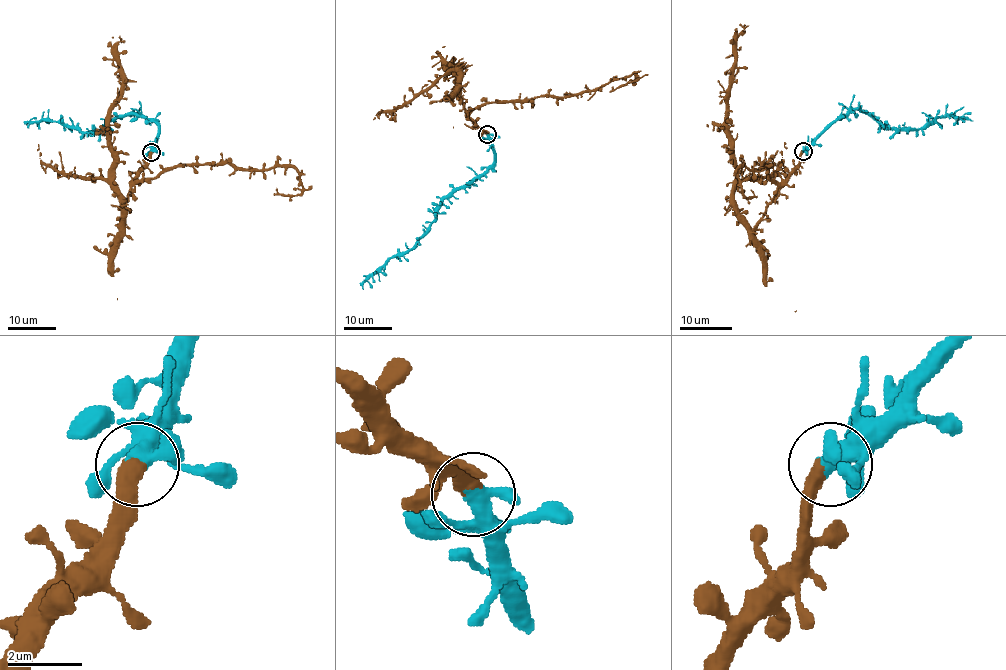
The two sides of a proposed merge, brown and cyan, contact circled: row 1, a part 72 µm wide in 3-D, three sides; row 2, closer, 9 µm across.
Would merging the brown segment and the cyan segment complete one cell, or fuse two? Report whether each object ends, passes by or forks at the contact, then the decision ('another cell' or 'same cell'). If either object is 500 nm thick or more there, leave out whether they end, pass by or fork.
brown ends | cyan forks | same cell

